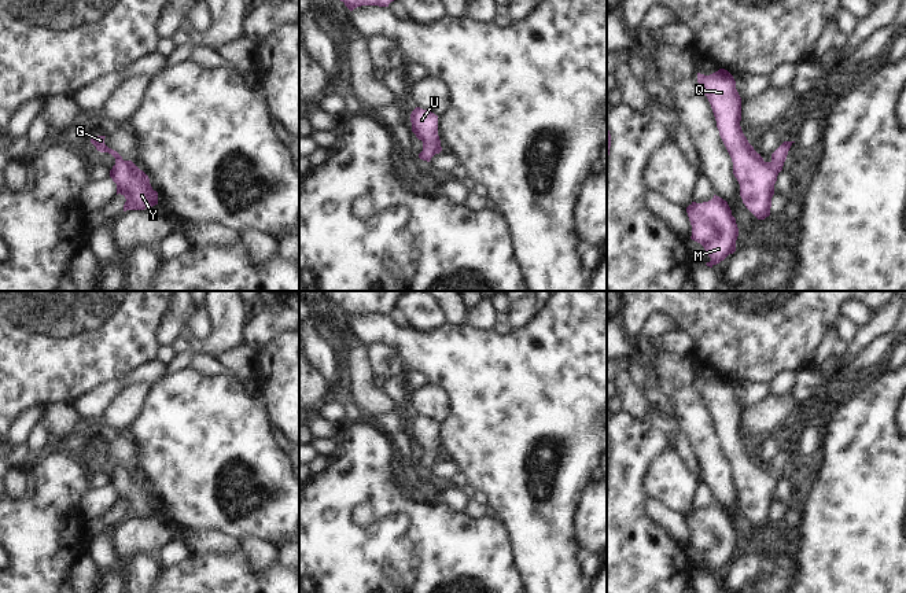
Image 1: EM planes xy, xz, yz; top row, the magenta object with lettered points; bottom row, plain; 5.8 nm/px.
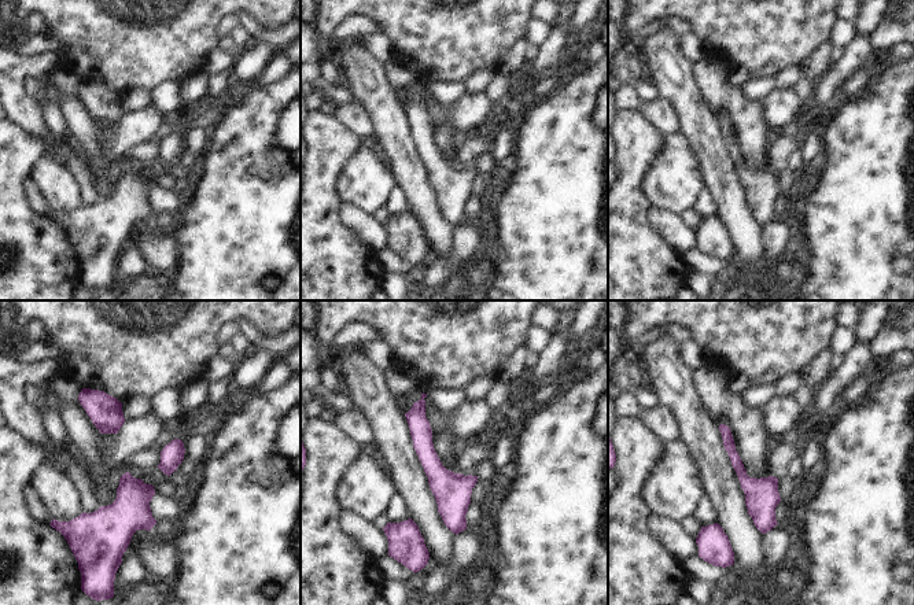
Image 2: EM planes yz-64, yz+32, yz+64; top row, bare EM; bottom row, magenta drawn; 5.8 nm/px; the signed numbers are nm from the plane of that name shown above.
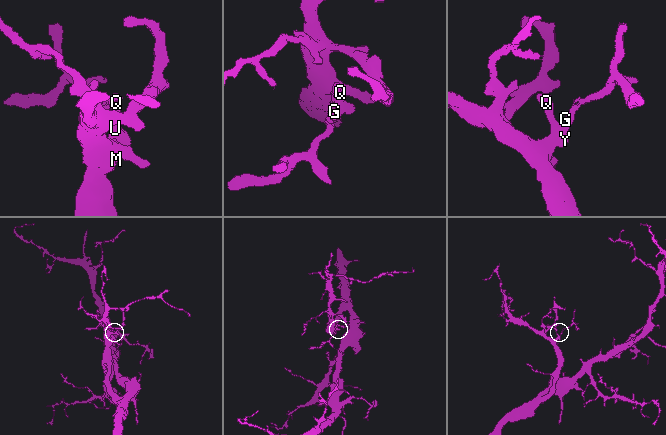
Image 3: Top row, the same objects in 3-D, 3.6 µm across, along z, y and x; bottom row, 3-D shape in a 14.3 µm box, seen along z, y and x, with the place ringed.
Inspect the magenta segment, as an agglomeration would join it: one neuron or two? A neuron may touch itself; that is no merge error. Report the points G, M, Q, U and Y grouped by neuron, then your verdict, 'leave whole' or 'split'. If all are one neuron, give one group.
G M Q U Y | leave whole

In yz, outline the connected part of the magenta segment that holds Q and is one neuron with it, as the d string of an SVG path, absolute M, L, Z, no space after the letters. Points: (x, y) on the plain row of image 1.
M725 376L710 383L697 380L697 390L711 412L719 443L732 465L743 511L758 527L765 527L770 523L777 483L795 449L784 449L771 461L771 468L765 469L741 438L741 405L733 383Z

